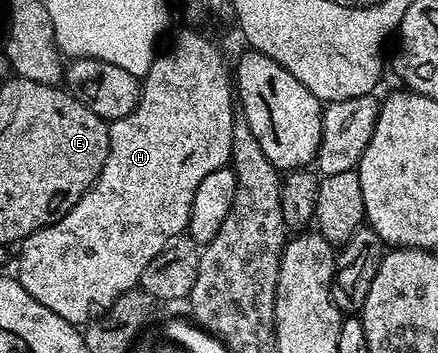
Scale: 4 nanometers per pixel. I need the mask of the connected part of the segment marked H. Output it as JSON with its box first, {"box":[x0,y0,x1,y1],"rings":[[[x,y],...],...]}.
{"box":[17,29,237,327],"rings":[[[195,29],[185,30],[172,43],[171,50],[168,53],[160,52],[156,56],[155,61],[149,67],[149,71],[141,79],[139,102],[135,110],[121,119],[110,122],[109,155],[105,159],[105,167],[101,167],[101,175],[91,184],[91,190],[57,223],[29,235],[18,246],[19,273],[17,272],[17,280],[23,284],[25,291],[29,291],[29,295],[33,295],[33,299],[37,299],[37,303],[49,307],[49,311],[61,315],[61,319],[65,319],[70,325],[76,327],[86,326],[95,318],[103,316],[109,306],[122,293],[127,293],[140,284],[145,267],[149,267],[149,263],[153,263],[153,259],[157,259],[157,255],[174,237],[180,236],[186,230],[193,207],[193,195],[197,195],[198,185],[203,182],[205,175],[210,175],[212,171],[224,168],[231,160],[233,123],[236,116],[237,97],[233,92],[233,73],[229,68],[229,61],[227,65],[222,51],[205,34],[198,33]]]}

